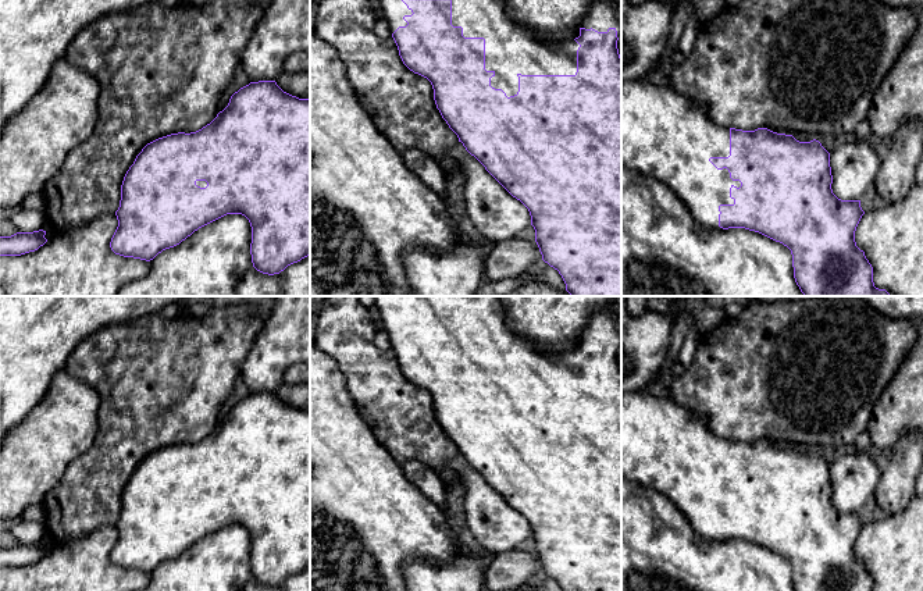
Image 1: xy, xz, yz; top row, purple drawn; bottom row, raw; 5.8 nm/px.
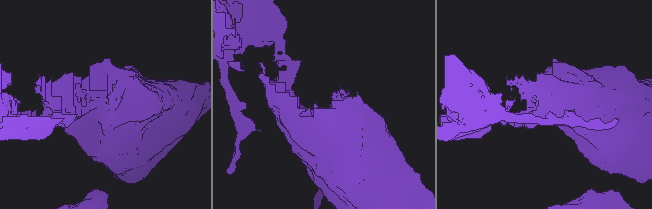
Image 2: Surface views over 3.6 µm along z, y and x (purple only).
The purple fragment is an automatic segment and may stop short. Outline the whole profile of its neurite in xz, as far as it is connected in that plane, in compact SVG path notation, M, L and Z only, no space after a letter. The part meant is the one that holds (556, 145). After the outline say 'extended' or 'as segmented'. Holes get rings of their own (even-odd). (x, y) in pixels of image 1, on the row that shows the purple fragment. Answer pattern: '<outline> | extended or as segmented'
M379 0L384 18L403 64L424 78L434 89L434 100L442 118L457 135L459 142L485 170L530 211L535 242L542 260L559 271L571 296L621 296L621 57L617 40L621 25L616 17L614 0L592 0L573 38L550 44L513 22L505 10L505 0Z | extended

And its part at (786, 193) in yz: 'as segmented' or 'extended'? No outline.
extended

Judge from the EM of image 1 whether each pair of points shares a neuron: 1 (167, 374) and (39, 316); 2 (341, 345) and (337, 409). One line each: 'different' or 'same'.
1: different
2: different

